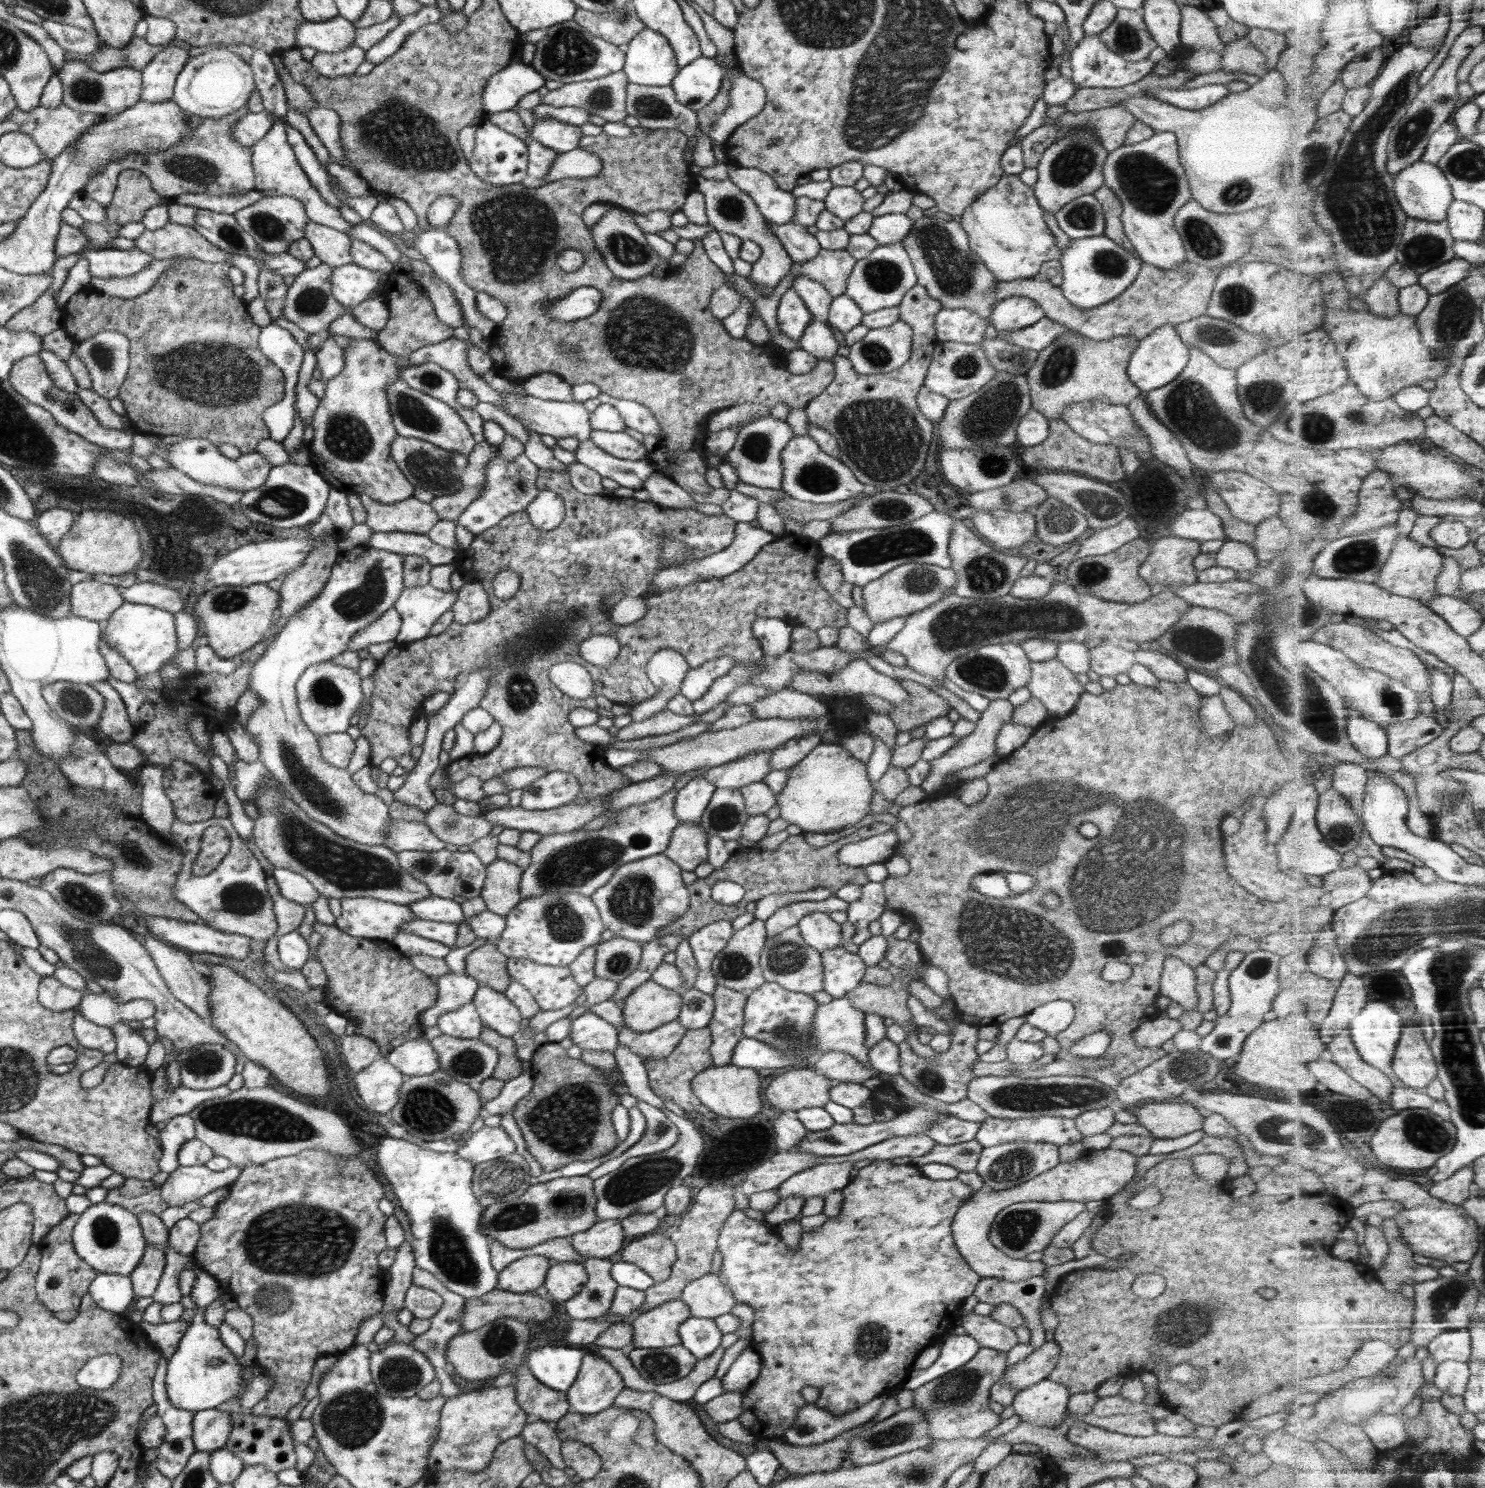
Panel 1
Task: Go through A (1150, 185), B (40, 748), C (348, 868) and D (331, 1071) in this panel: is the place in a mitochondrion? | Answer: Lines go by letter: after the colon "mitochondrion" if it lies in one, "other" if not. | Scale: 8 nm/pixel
A: mitochondrion
B: other
C: mitochondrion
D: other

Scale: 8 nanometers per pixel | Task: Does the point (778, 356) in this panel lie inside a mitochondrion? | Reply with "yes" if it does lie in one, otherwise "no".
no

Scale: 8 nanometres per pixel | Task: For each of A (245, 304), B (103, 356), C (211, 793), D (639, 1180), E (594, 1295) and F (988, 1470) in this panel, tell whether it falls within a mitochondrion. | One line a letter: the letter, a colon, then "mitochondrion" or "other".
A: other
B: mitochondrion
C: other
D: mitochondrion
E: other
F: other

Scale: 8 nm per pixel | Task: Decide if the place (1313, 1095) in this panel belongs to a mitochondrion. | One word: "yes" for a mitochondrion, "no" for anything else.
no

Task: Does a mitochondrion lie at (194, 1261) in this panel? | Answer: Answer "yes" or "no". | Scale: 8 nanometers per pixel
no

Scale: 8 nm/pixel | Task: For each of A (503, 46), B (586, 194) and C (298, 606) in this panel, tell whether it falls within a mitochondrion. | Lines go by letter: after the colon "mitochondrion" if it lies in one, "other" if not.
A: other
B: other
C: other

